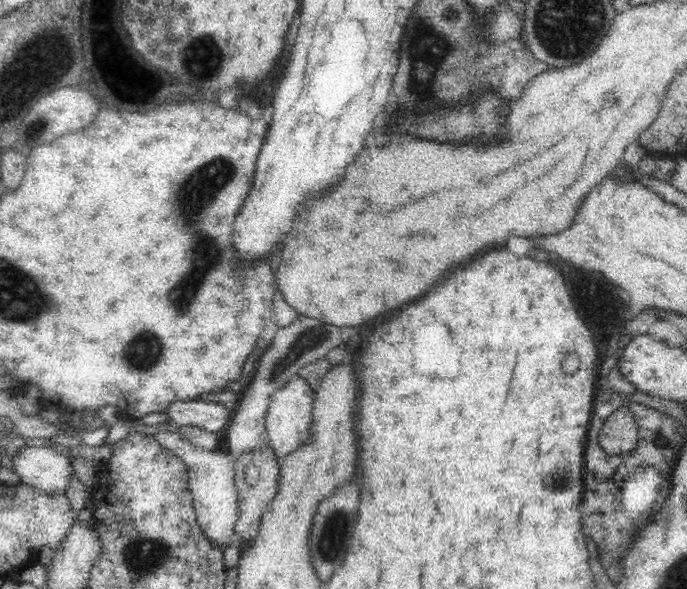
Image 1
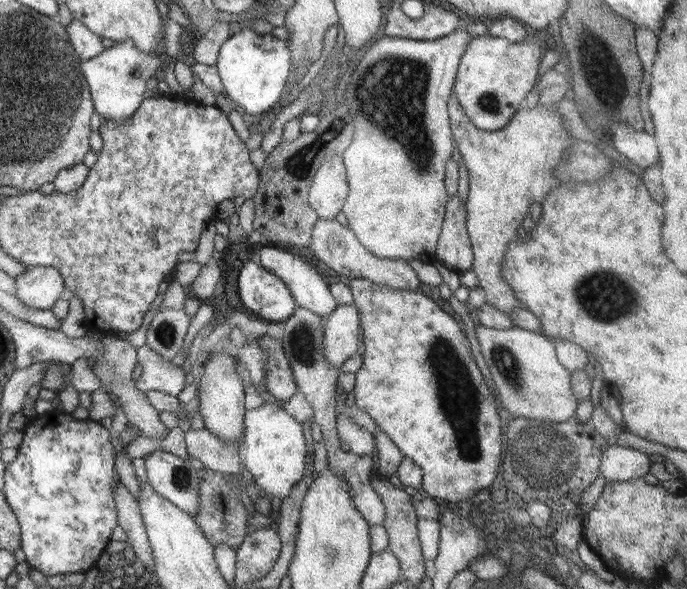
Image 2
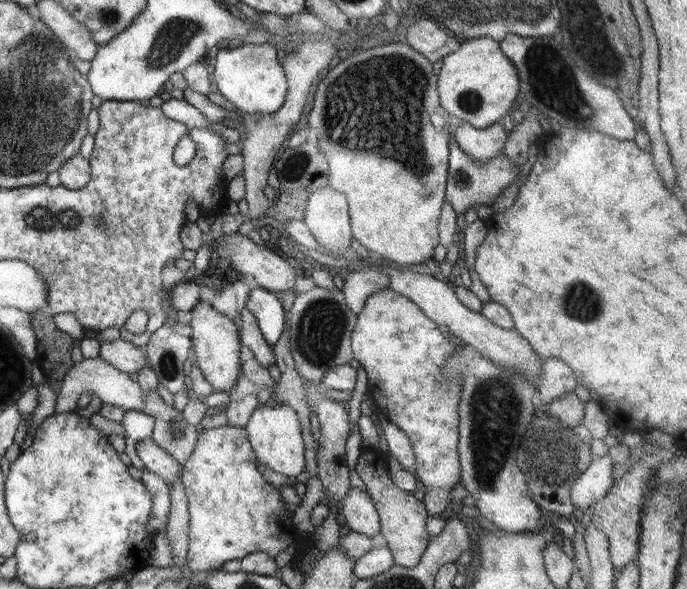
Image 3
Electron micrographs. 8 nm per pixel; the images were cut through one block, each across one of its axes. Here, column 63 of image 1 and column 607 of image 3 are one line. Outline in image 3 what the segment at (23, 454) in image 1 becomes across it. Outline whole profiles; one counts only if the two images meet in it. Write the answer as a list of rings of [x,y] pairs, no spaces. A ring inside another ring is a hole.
[[[609,455],[591,459],[589,467],[578,477],[571,486],[569,496],[575,509],[590,508],[601,500],[612,488],[613,461]]]

